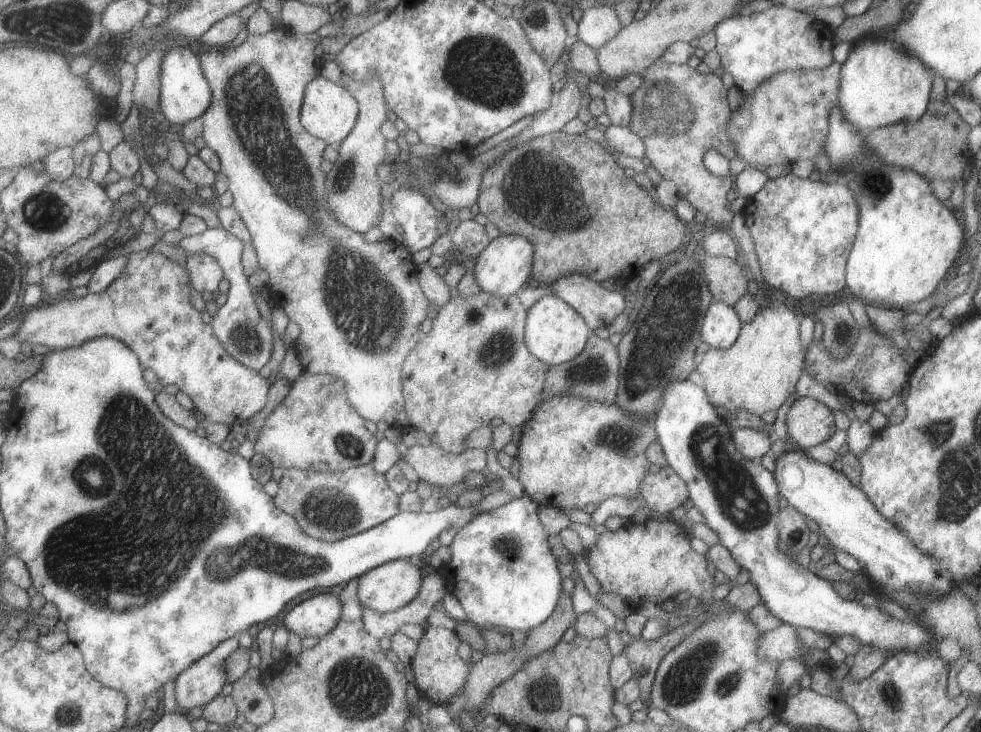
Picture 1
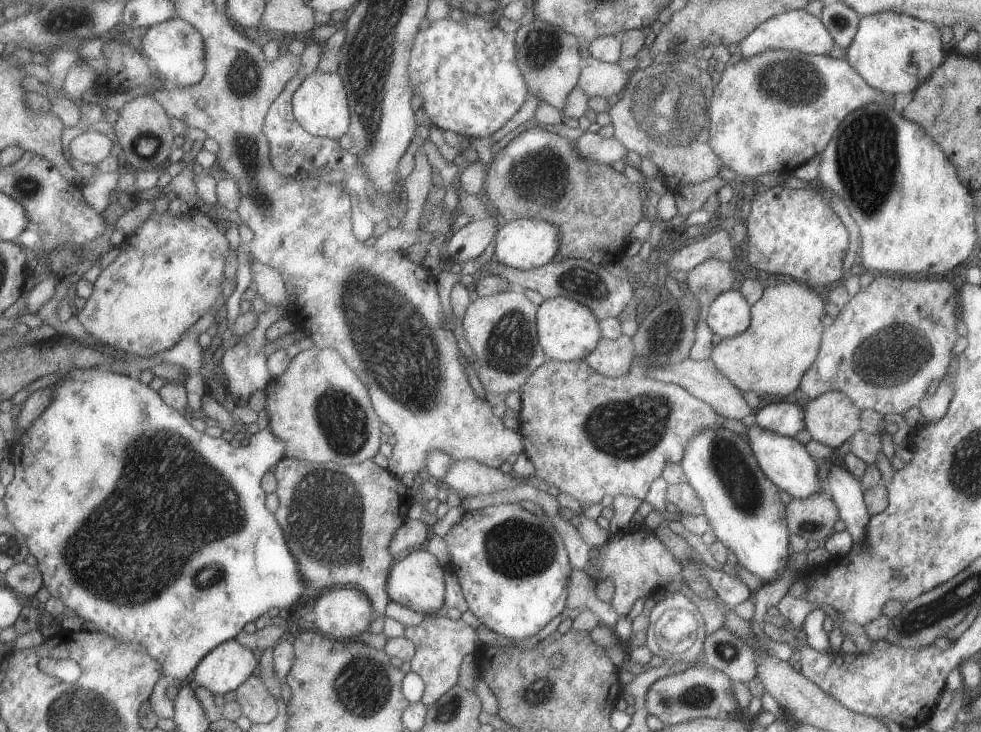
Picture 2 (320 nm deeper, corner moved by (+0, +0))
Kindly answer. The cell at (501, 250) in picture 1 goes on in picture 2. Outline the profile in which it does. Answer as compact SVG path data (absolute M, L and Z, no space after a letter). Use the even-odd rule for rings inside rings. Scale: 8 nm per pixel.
M518 218L507 221L499 230L495 242L495 254L505 266L526 271L546 265L557 258L562 235L557 225L536 218Z

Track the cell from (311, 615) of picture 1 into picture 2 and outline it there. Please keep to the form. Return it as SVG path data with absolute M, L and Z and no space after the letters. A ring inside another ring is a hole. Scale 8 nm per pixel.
M335 587L318 598L313 608L315 625L330 638L347 640L353 636L369 639L369 628L377 618L367 593L352 587Z

